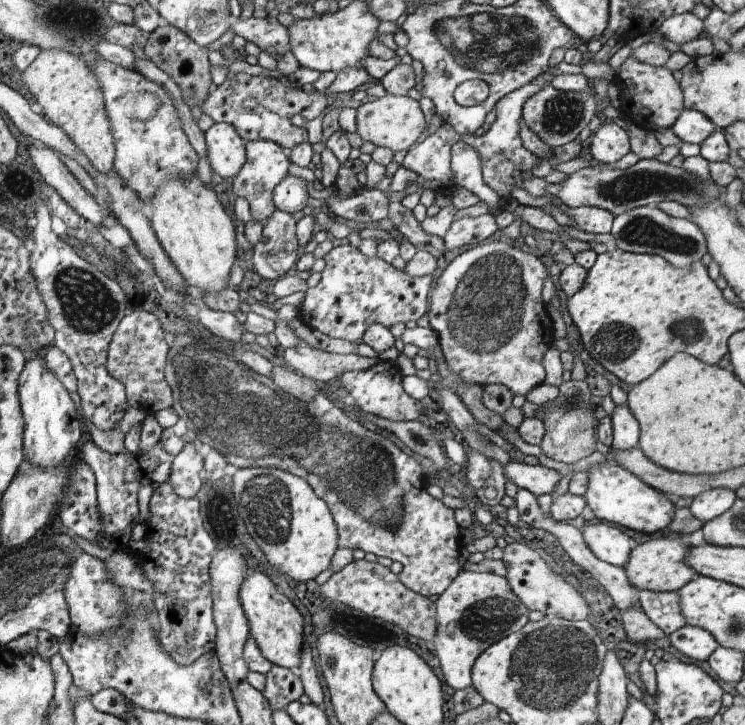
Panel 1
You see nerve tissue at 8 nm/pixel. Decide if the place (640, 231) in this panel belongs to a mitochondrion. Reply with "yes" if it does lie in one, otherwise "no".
yes

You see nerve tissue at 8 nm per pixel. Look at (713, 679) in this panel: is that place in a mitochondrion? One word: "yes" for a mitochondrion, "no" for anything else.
no

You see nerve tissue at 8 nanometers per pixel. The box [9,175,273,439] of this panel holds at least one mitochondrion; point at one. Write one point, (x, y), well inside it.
(87, 305)

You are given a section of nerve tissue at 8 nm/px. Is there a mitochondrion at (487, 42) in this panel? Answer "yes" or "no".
yes

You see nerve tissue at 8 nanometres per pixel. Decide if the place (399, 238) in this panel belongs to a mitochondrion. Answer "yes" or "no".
no

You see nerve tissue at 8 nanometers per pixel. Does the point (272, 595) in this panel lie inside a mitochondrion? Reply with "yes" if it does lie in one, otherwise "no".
no

